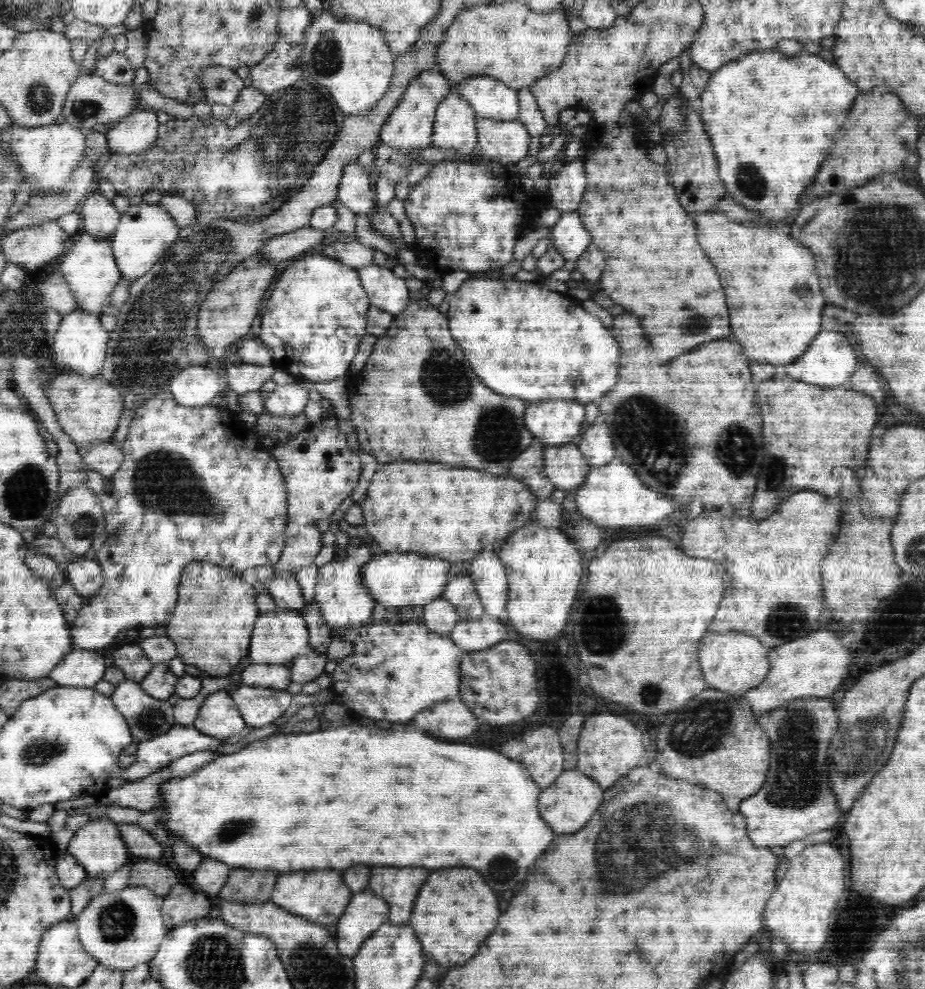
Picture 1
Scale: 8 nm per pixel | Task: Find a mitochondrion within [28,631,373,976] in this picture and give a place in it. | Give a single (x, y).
(116, 921)

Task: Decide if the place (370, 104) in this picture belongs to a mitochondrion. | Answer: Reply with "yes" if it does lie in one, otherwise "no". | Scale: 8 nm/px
no

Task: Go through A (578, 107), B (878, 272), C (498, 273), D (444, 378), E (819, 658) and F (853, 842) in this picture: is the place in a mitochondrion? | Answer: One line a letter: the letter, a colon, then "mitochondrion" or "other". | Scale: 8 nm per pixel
A: other
B: mitochondrion
C: other
D: mitochondrion
E: other
F: other

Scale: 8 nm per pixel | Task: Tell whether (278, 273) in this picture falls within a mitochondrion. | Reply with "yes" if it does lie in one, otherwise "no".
no

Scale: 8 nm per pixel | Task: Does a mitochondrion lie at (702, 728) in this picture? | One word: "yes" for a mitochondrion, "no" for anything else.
yes

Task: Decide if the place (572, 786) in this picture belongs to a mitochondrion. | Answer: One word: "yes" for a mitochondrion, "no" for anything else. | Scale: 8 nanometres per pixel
no

